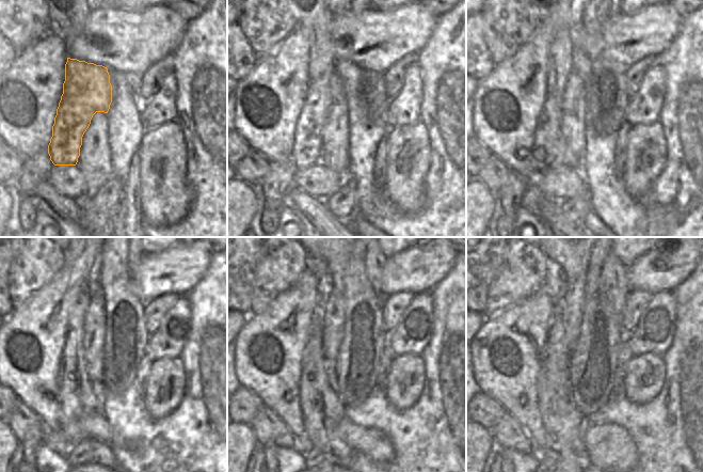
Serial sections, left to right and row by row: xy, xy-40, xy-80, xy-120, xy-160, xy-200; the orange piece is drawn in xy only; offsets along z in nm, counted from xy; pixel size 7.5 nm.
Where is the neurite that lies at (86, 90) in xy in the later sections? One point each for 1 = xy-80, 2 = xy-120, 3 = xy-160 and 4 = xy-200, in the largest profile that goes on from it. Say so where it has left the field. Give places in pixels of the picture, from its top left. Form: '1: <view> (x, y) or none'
1: xy-80 (549, 151)
2: xy-120 (76, 394)
3: xy-160 (322, 411)
4: xy-200 (562, 421)

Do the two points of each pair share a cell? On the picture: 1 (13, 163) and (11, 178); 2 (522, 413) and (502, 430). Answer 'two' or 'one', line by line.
1: one
2: two

